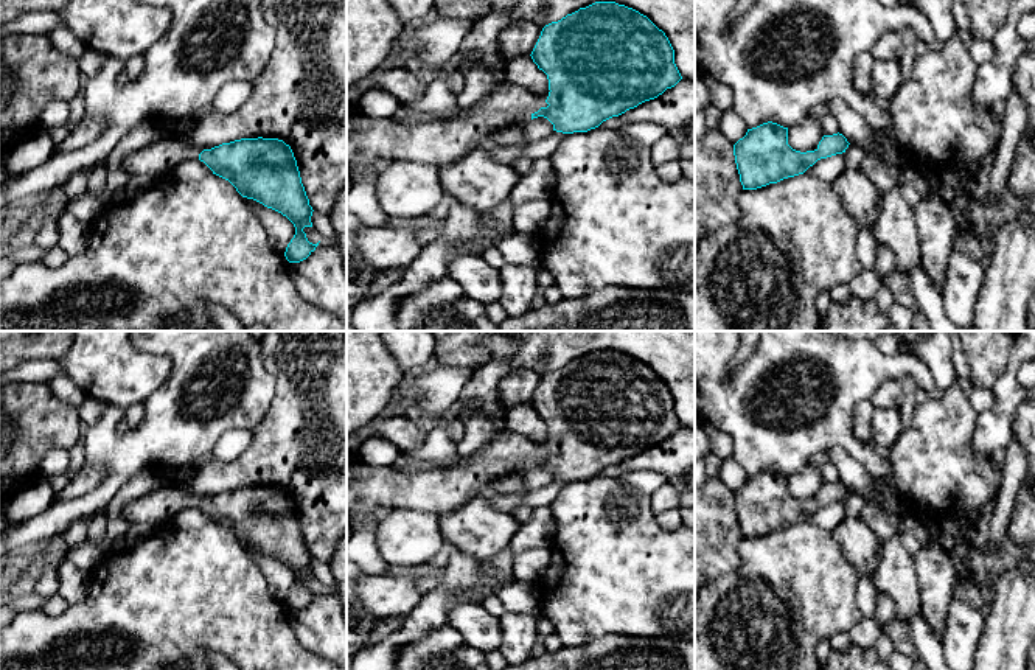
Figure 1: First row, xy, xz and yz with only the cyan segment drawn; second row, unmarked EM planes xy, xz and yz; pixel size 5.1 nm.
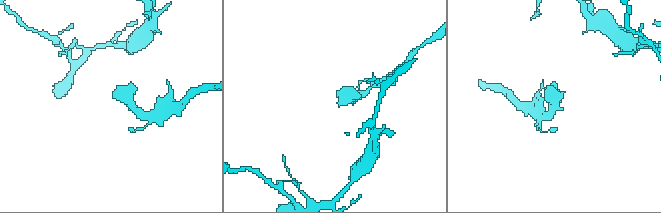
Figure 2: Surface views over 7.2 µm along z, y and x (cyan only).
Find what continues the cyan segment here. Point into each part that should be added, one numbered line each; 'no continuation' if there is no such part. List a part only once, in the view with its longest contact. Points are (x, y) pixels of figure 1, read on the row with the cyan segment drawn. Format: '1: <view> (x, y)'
1: xz (440, 142)

